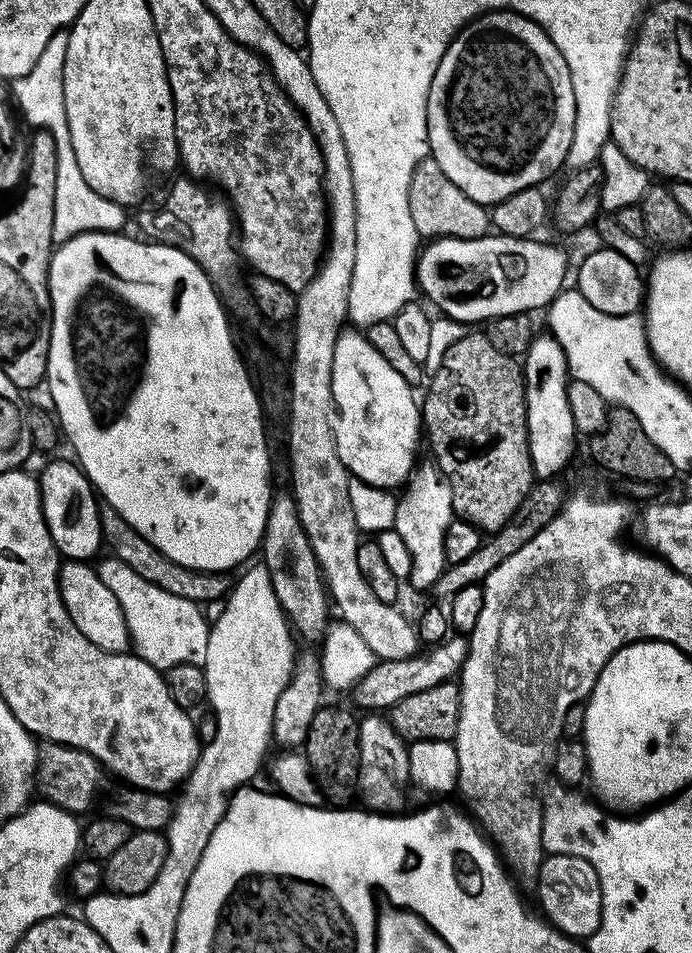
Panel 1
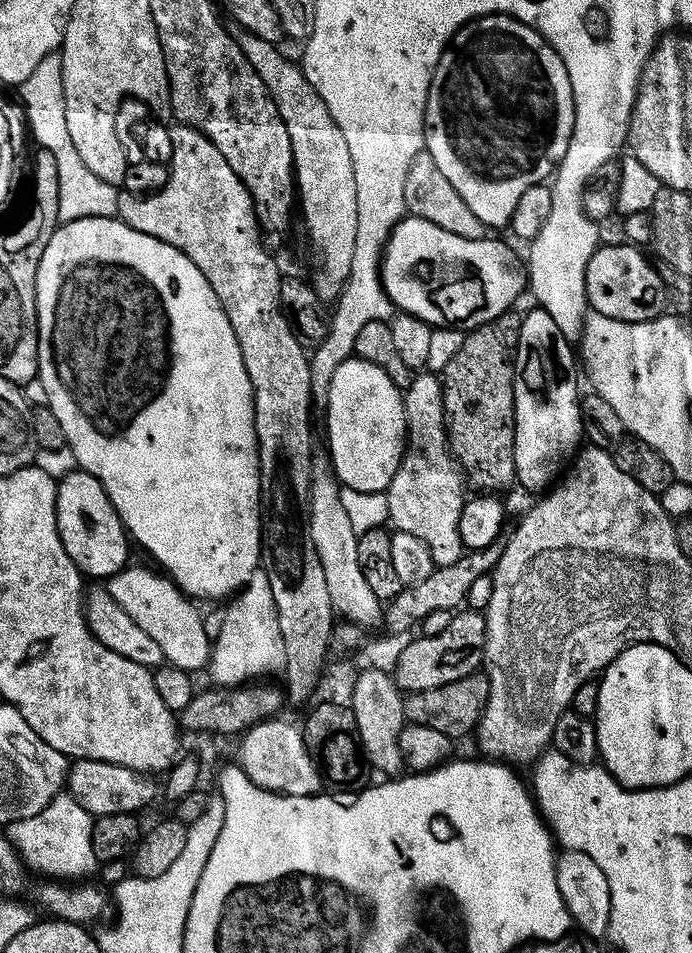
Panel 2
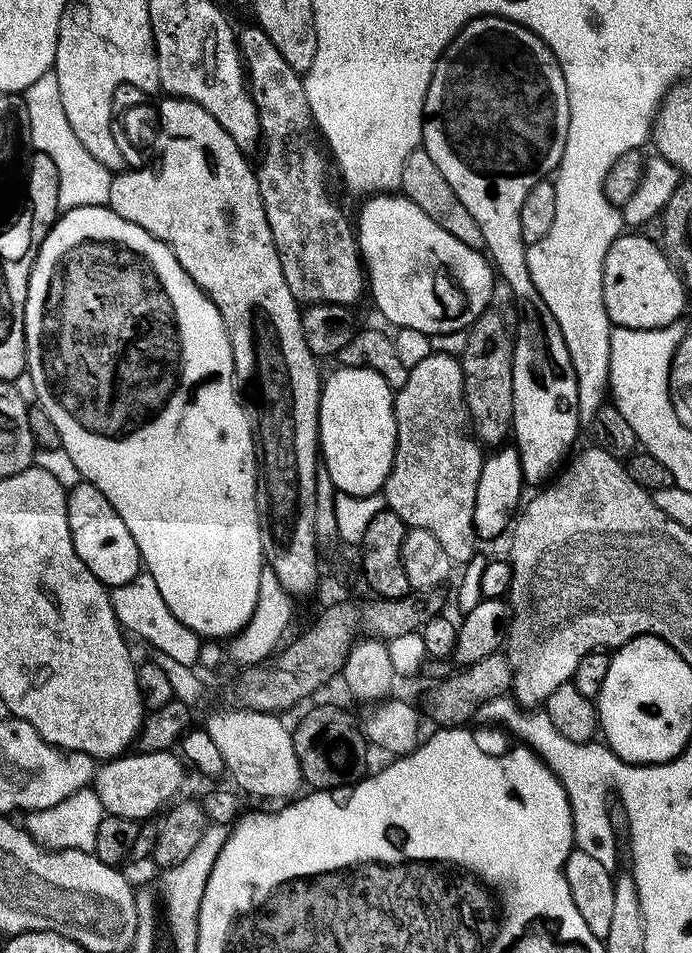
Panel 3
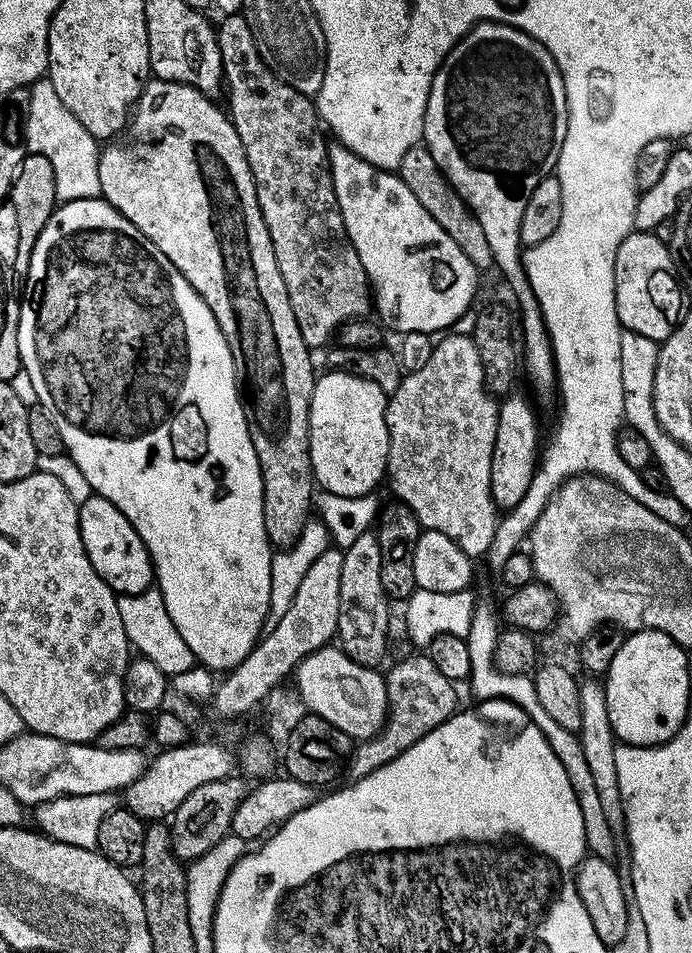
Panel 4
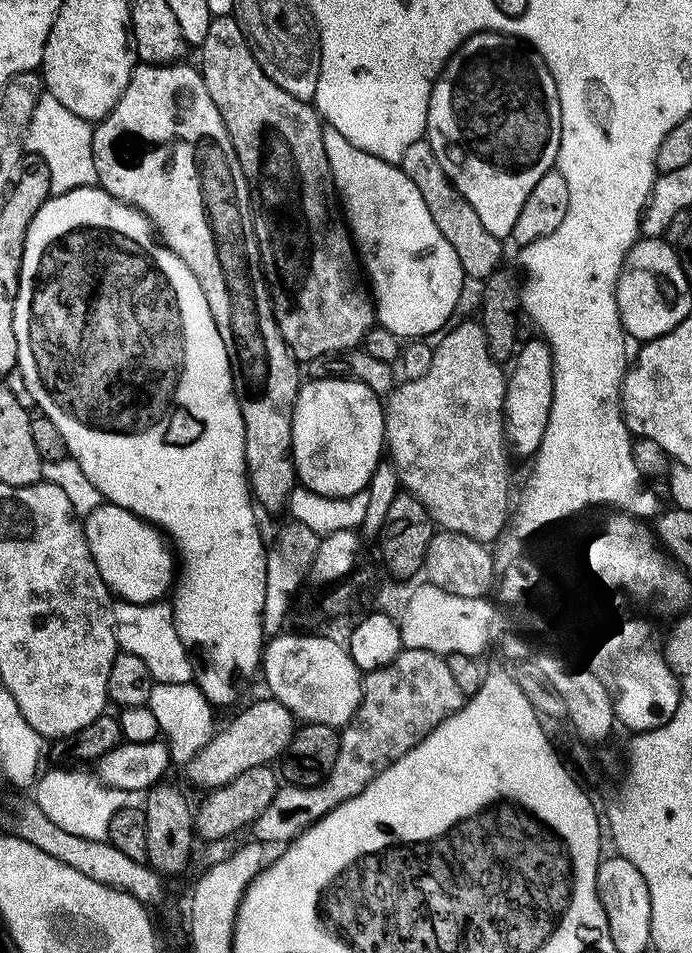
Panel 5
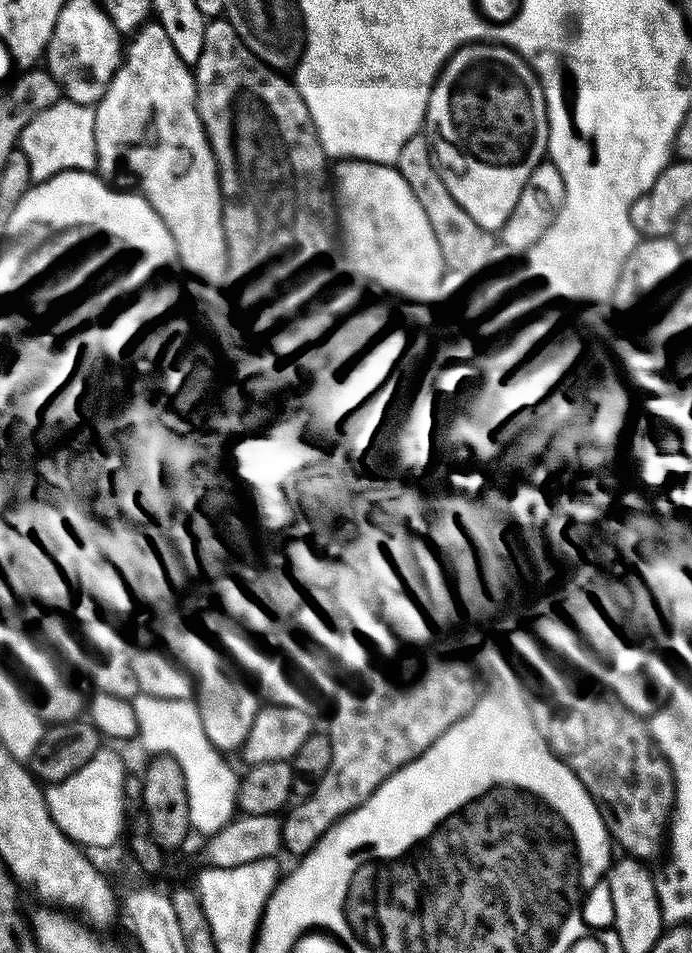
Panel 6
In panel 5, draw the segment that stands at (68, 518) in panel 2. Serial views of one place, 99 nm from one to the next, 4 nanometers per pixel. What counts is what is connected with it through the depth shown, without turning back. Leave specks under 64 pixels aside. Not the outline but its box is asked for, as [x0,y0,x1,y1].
[82,502,174,604]

